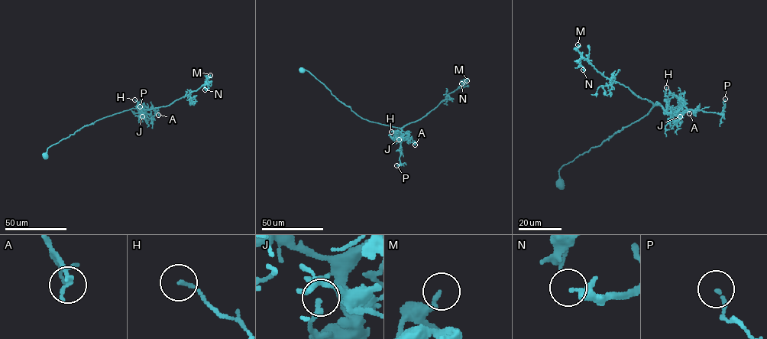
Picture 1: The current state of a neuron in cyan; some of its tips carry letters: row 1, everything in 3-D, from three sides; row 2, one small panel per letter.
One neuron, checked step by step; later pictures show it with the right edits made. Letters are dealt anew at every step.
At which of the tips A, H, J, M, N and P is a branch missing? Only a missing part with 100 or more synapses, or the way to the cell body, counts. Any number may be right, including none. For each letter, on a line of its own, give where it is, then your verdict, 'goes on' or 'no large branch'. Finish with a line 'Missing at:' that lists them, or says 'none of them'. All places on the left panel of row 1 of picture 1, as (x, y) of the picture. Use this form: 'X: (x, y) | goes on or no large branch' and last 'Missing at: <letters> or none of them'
A: (158, 115) | no large branch
H: (134, 99) | no large branch
J: (142, 116) | no large branch
M: (210, 75) | no large branch
N: (205, 89) | no large branch
P: (140, 106) | no large branch
Missing at: none of them

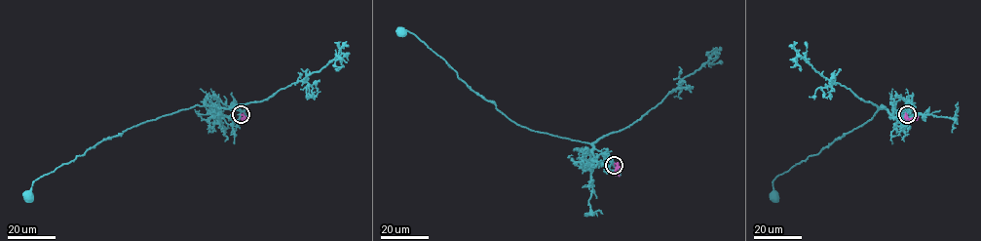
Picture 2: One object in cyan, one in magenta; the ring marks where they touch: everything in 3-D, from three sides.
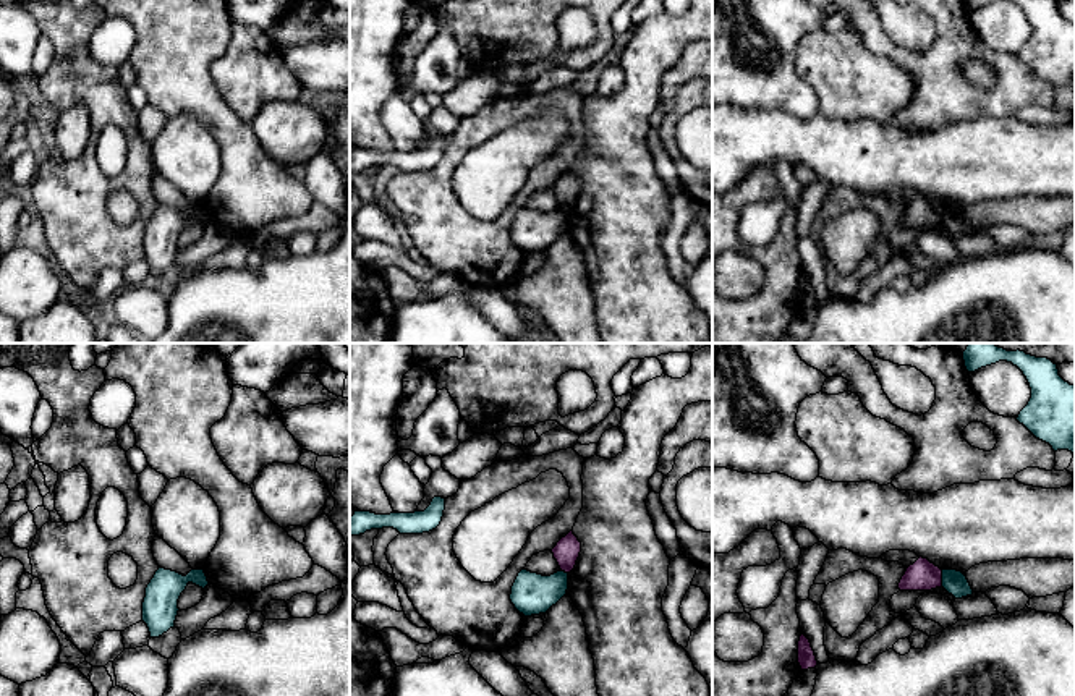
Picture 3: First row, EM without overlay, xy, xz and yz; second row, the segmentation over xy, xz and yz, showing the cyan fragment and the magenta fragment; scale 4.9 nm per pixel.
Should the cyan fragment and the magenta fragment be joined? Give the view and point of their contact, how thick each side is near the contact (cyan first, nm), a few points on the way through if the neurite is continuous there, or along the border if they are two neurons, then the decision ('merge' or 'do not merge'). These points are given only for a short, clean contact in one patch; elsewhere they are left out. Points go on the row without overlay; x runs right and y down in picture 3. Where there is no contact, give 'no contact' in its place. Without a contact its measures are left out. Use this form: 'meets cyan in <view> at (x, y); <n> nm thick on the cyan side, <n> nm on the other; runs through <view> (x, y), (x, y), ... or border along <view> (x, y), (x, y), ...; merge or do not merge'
meets cyan in yz at (943, 216); 120 nm thick on the cyan side, 150 nm on the other; border along yz (941, 207), (943, 224); do not merge

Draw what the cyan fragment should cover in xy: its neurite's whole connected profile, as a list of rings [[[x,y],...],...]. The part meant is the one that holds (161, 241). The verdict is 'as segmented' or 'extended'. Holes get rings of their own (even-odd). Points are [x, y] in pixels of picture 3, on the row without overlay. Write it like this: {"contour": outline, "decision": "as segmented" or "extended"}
{"contour": [[[159,204],[146,225],[142,240],[142,259],[147,262],[151,275],[159,275],[175,264],[180,248],[178,236],[189,220],[202,227],[209,222],[204,207],[191,207],[183,214]]], "decision": "as segmented"}

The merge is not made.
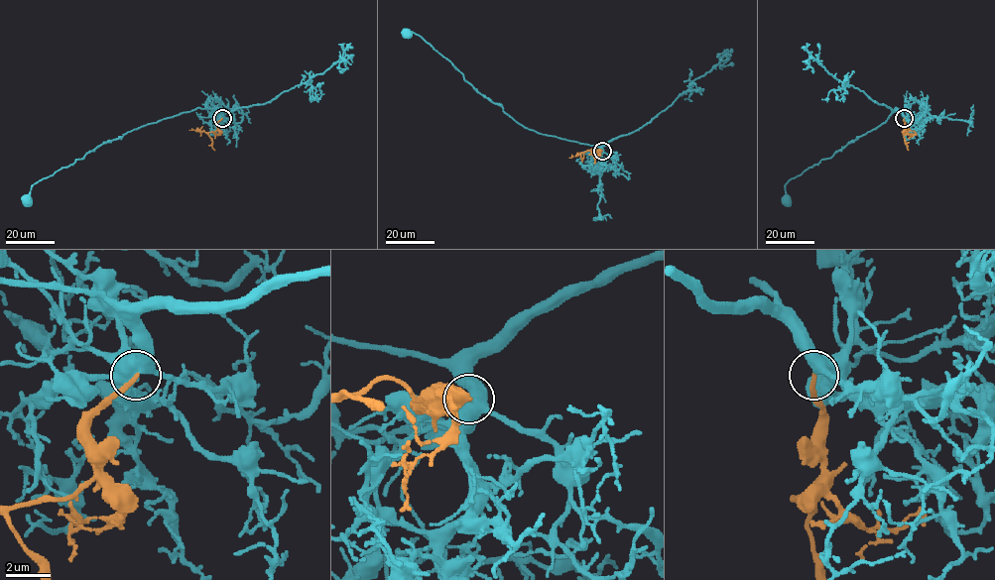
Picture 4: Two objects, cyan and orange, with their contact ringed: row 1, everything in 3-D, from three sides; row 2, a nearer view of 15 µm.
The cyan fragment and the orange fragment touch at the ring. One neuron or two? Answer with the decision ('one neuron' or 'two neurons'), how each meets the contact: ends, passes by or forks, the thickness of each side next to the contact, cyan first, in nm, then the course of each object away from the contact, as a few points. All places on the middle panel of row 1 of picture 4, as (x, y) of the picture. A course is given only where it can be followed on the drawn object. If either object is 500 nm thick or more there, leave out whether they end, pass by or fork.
one neuron; cyan forks there; orange ends there; 440 nm thick on the cyan side, 200 nm on the other; cyan runs (602, 151), (597, 146), (524, 128), (500, 105), (480, 94), (452, 63), (422, 38), (412, 32), (407, 34); orange runs (602, 151), (593, 149), (569, 158)

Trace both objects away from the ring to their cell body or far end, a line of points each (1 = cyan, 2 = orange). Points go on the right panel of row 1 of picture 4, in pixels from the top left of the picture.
1: (904, 118), (896, 108), (881, 125), (791, 178), (785, 185), (787, 199)
2: (904, 118), (905, 129), (902, 132), (911, 130)

